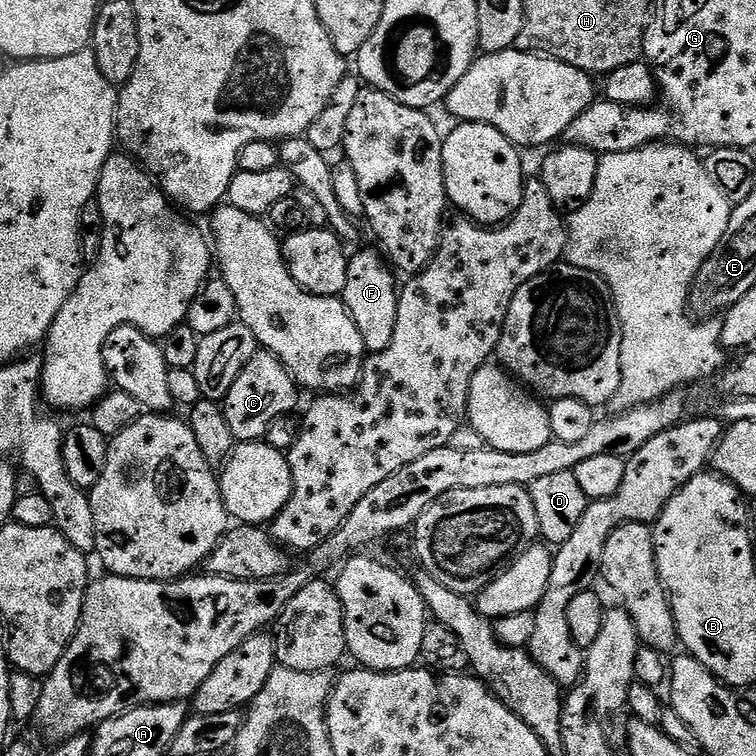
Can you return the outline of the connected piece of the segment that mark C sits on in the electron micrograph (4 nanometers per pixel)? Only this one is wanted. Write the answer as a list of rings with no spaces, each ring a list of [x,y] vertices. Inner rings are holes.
[[[257,350],[254,358],[246,362],[242,374],[230,386],[228,395],[222,401],[226,422],[240,442],[260,442],[265,439],[274,418],[287,416],[296,404],[298,385],[286,365],[273,352]]]

